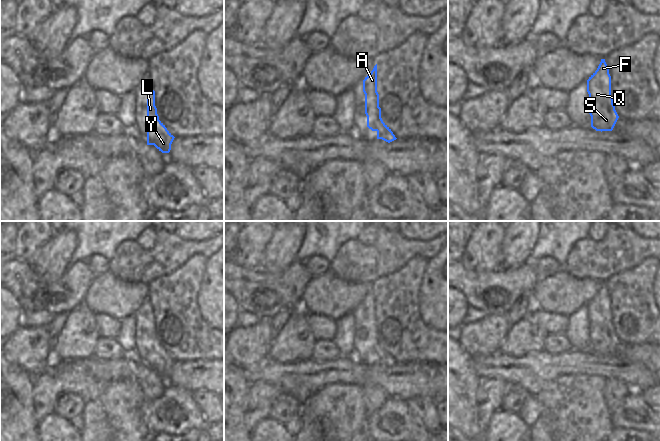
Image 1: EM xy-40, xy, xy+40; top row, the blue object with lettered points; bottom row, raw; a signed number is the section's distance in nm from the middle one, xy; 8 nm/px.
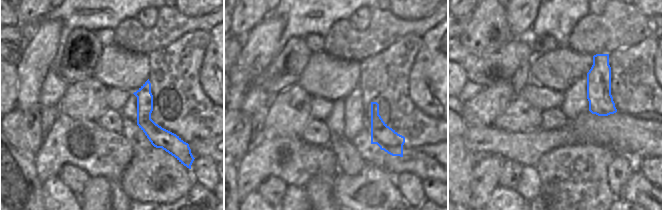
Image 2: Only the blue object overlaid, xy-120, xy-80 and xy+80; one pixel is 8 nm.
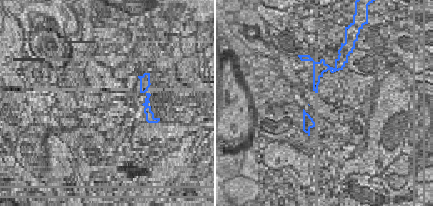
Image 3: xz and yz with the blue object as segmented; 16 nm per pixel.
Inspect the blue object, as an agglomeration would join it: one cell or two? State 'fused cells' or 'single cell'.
single cell

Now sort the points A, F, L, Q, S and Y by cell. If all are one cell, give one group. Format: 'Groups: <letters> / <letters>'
Groups: A F L Q S Y.

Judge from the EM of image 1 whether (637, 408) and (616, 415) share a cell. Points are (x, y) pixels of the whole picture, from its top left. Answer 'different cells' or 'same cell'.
same cell

